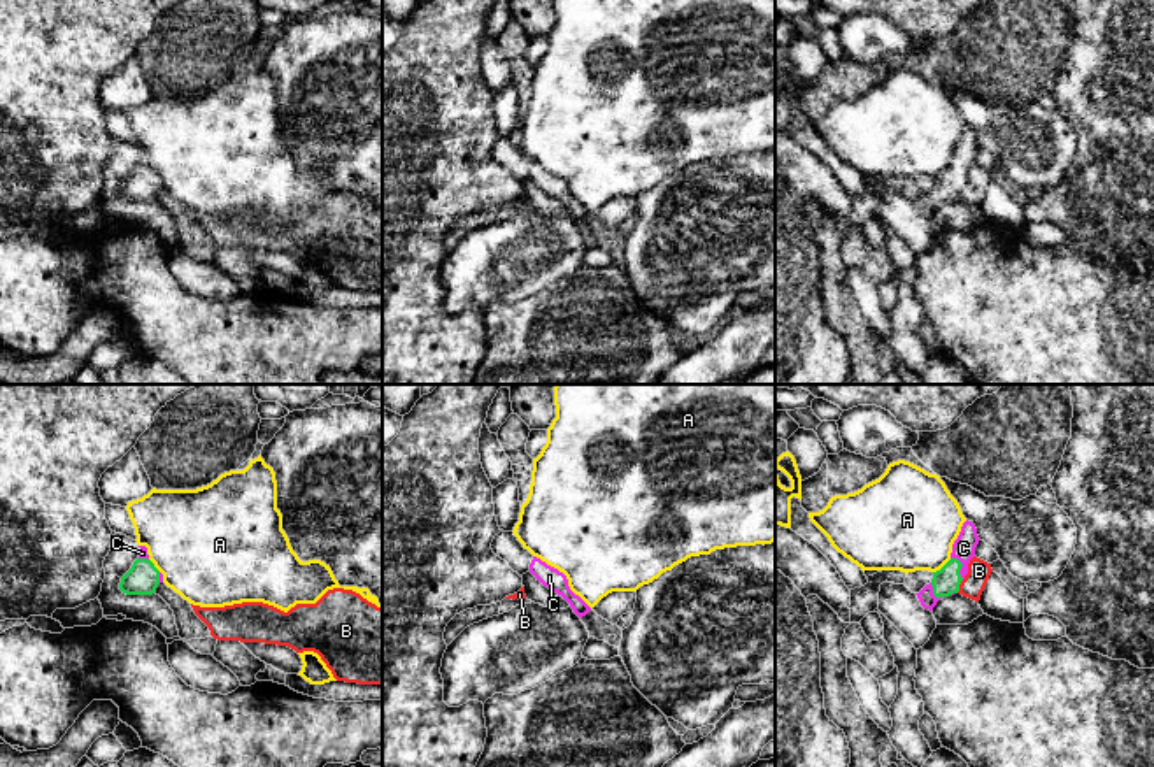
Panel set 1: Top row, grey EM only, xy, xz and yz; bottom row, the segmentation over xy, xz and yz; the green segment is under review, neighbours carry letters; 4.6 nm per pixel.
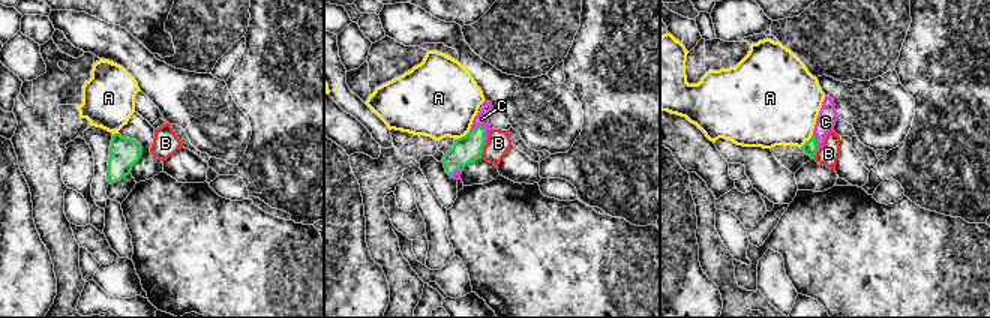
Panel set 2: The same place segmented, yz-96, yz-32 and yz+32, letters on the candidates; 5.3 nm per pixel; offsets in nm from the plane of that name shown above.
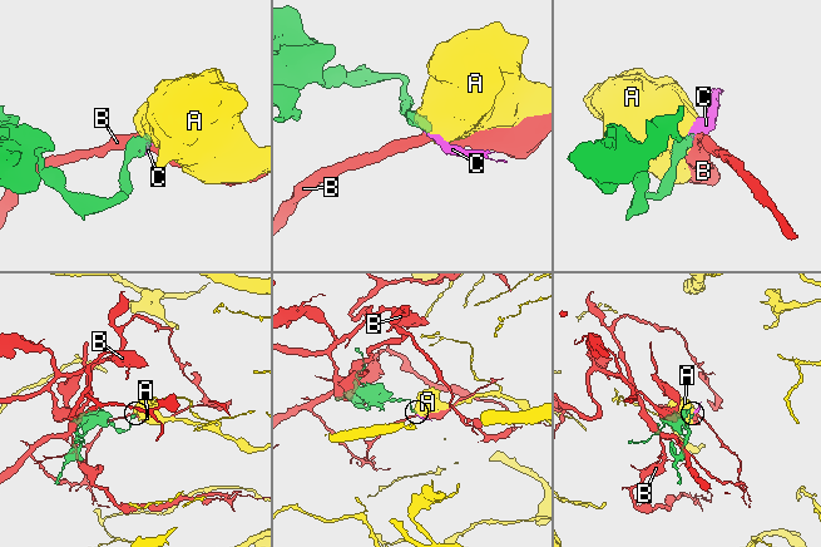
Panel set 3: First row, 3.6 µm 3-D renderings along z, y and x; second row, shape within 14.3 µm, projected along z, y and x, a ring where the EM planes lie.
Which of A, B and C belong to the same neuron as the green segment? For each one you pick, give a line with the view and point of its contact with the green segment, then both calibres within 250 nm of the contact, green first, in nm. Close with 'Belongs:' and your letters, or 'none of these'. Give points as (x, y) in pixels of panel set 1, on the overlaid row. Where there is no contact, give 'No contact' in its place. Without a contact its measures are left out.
C: Touches green at yz (961, 566). Thickness 130 nm (green) against 110 nm
Belongs: C

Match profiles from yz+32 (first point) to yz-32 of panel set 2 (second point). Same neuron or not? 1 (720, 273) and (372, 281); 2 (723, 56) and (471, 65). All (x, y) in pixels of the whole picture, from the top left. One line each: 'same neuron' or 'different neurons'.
1: different neurons
2: different neurons

